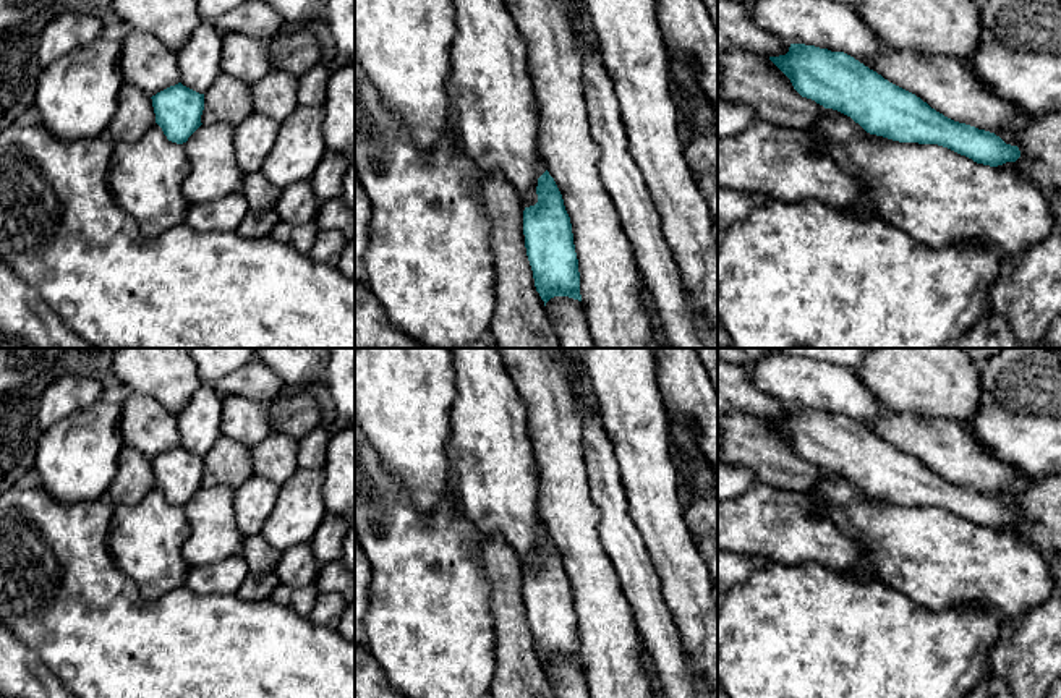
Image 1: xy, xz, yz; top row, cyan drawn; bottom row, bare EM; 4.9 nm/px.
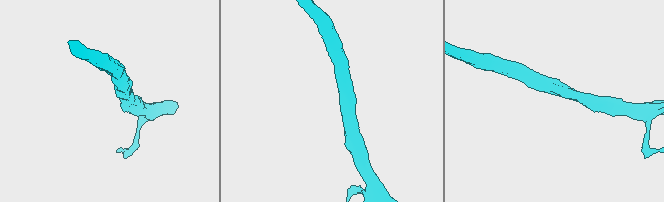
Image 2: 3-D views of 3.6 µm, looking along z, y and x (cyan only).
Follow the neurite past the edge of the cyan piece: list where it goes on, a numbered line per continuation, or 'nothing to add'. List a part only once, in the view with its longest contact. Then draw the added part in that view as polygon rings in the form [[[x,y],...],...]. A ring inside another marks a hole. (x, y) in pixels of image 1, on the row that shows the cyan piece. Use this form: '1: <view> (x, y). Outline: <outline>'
1: yz (937, 196). Outline: [[[825,107],[808,134],[816,151],[828,152],[844,173],[863,185],[854,207],[871,211],[914,241],[931,248],[982,243],[995,246],[1003,259],[1022,254],[1053,228],[1048,194],[1012,170],[977,164],[938,144],[899,143],[870,134],[850,117]]]

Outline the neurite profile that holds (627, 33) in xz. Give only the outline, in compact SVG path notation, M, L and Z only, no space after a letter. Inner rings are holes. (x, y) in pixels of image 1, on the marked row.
M582 0L619 100L629 151L661 217L684 288L718 334L718 236L684 155L656 0Z

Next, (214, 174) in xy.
M228 123L201 125L186 143L185 152L191 170L181 185L181 191L190 202L185 223L196 232L236 232L238 225L249 211L245 199L245 172L236 162L235 126Z

